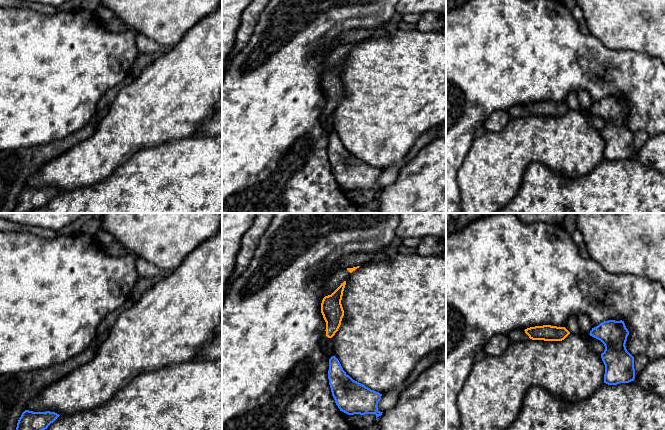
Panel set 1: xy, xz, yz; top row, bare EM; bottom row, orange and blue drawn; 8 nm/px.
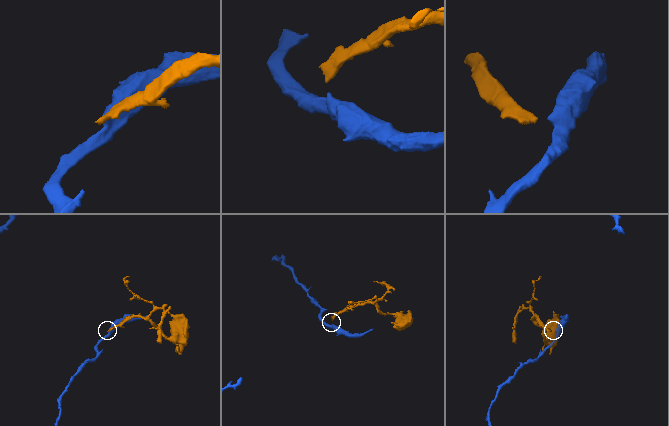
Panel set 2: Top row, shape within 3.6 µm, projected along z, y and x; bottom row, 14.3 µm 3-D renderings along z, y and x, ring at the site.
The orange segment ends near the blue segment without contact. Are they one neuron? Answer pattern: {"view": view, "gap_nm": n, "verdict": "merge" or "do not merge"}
{"view": "xz", "gap_nm": 150, "verdict": "do not merge"}

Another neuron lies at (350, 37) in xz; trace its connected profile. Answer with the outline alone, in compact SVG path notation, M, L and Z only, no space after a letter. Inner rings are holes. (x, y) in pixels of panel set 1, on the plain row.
M349 31L344 33L334 45L339 46L343 44L353 44L357 42L362 42L371 37L373 31Z

